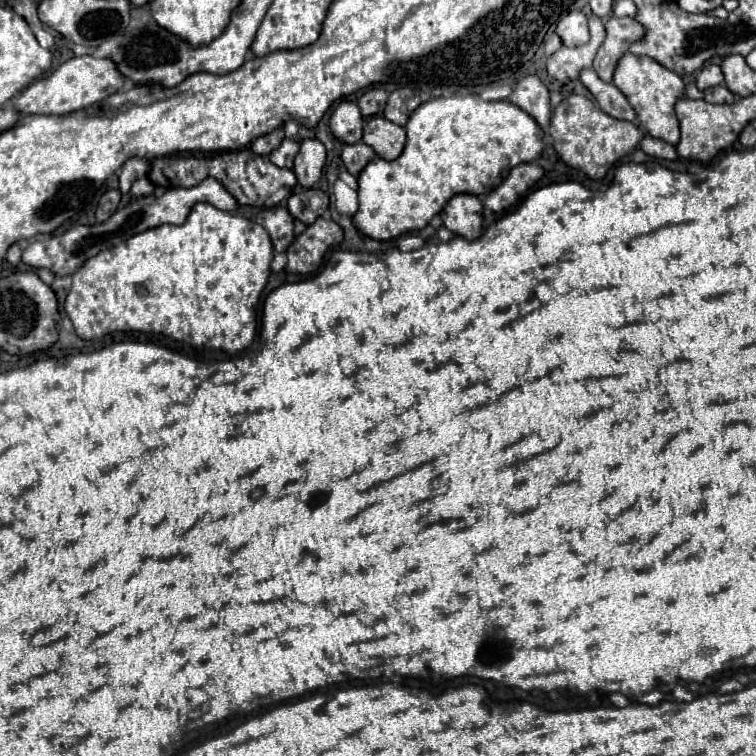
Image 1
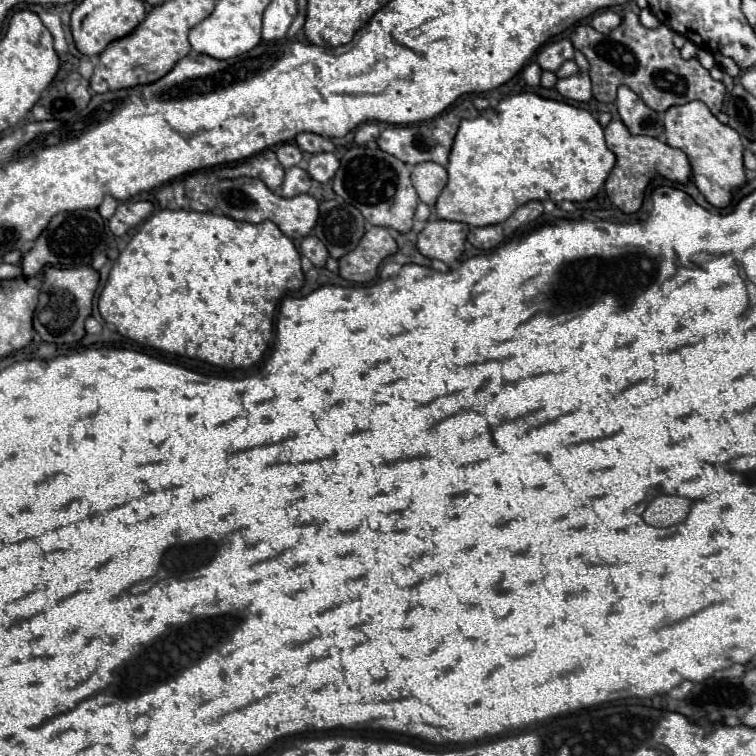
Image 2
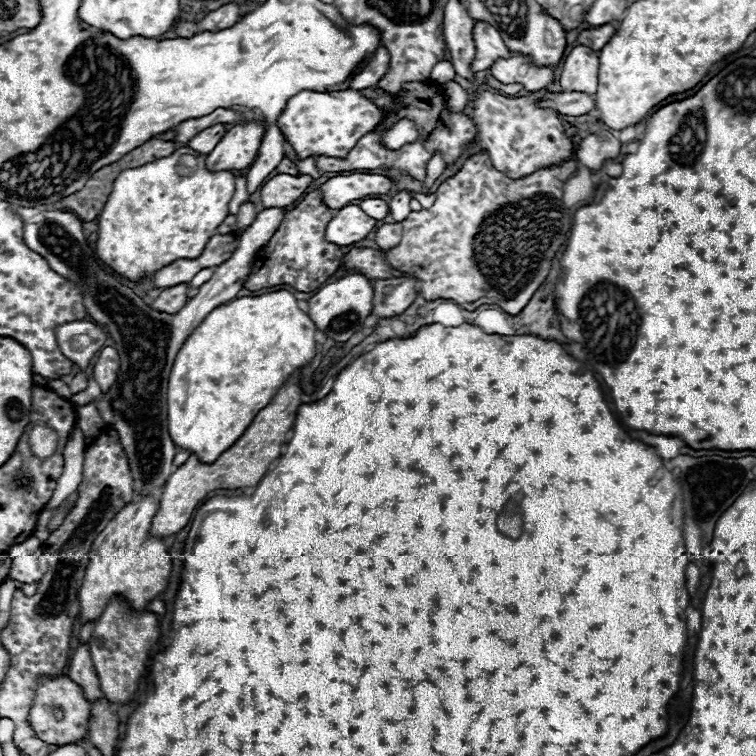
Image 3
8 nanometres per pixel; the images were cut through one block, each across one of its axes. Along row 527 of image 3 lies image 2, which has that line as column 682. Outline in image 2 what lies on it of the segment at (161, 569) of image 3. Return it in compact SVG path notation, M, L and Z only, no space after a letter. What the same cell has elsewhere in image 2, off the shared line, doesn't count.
M698 100L670 108L664 114L664 130L668 144L680 148L690 164L694 174L694 184L702 192L702 196L716 208L726 208L732 202L732 190L742 188L746 184L746 168L744 168L744 144L738 132L730 126L718 122L718 118Z

